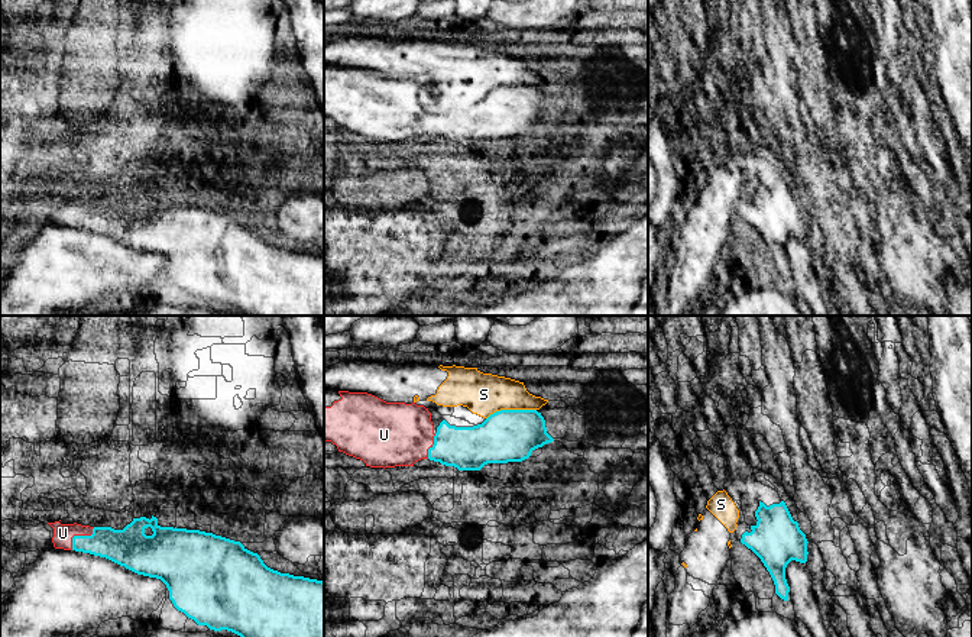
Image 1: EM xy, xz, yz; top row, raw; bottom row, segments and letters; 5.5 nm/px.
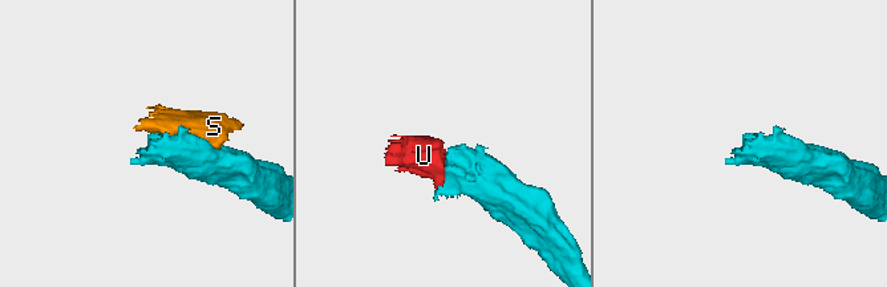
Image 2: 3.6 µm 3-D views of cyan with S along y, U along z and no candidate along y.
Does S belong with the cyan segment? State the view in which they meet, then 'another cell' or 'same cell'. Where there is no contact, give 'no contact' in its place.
xz | another cell

